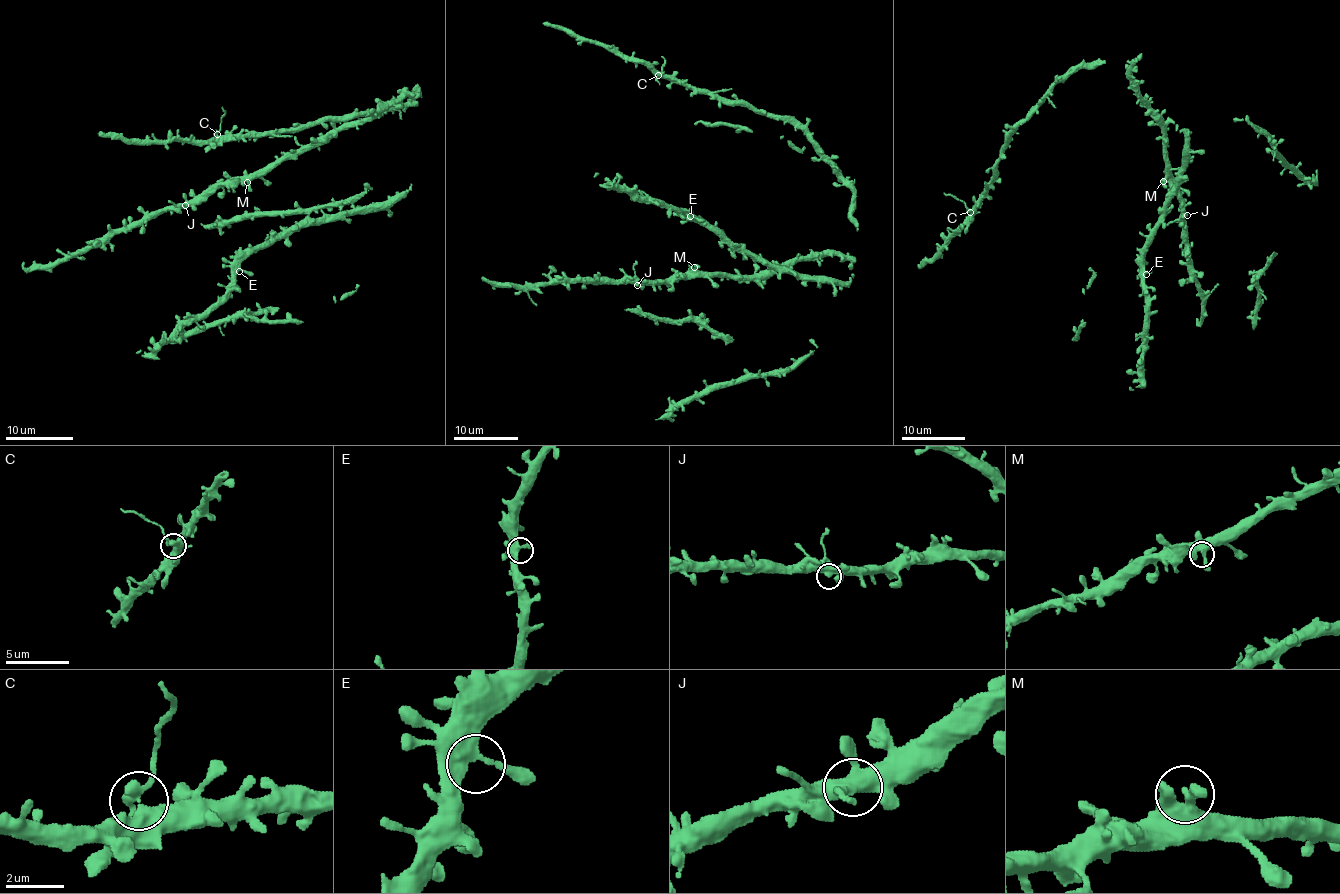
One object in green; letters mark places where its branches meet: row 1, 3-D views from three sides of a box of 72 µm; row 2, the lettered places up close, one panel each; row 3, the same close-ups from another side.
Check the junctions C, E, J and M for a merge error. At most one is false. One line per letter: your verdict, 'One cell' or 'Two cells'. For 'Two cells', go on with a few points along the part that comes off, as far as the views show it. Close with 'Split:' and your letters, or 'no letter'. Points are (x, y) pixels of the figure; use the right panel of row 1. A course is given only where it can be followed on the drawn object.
C: Two cells. Course of the part to remove: (970, 212), (961, 200), (943, 192)
E: One cell
J: One cell
M: One cell
Split: C

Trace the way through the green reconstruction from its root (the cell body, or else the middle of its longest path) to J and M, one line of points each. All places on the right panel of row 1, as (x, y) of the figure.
J: (1166, 162), (1169, 178), (1187, 215)
M: (1166, 162), (1163, 181)

